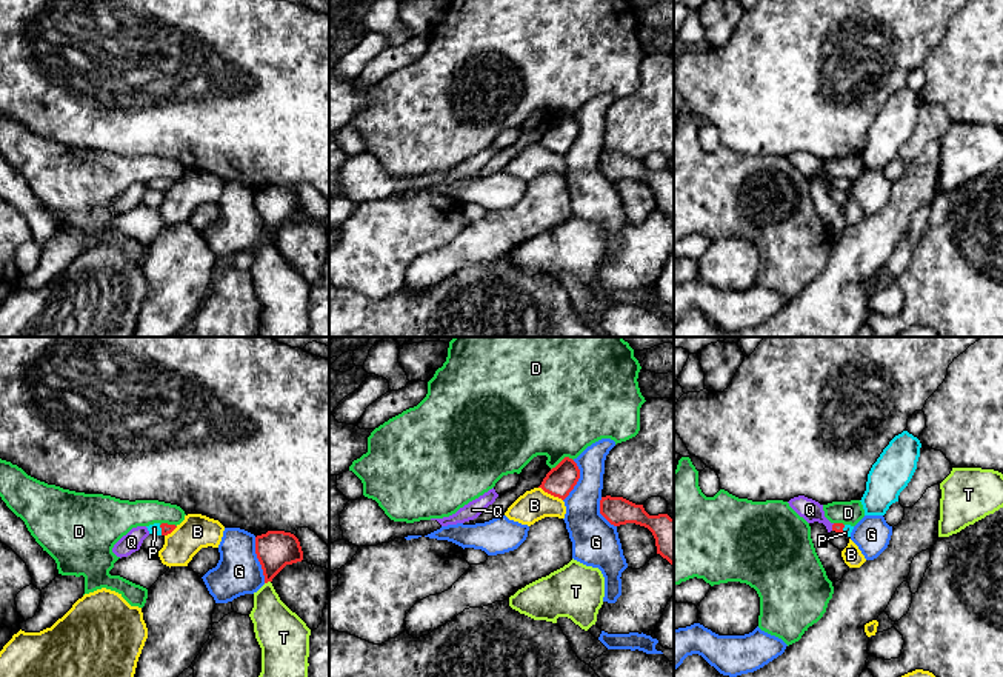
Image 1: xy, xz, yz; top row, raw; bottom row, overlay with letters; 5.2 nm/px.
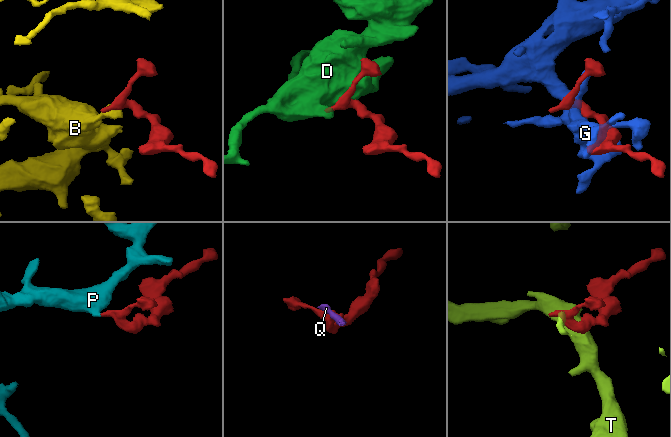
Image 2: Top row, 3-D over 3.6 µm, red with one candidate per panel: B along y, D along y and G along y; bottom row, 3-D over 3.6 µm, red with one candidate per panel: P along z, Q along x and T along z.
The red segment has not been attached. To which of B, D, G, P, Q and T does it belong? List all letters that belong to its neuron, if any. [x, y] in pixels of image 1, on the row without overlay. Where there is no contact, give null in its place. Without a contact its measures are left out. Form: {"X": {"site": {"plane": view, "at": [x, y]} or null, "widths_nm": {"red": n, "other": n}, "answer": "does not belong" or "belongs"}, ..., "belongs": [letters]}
{"B": {"site": {"plane": "xz", "at": [551, 150]}, "widths_nm": {"red": 160, "other": 160}, "answer": "does not belong"}, "D": {"site": {"plane": "xz", "at": [563, 114]}, "widths_nm": {"red": 160, "other": 480}, "answer": "does not belong"}, "G": {"site": {"plane": "xy", "at": [259, 216]}, "widths_nm": {"red": 200, "other": 240}, "answer": "does not belong"}, "P": {"site": {"plane": "xy", "at": [162, 185]}, "widths_nm": {"red": 50, "other": 50}, "answer": "belongs"}, "Q": {"site": {"plane": "yz", "at": [833, 182]}, "widths_nm": {"red": 50, "other": 110}, "answer": "does not belong"}, "T": {"site": {"plane": "xy", "at": [266, 237]}, "widths_nm": {"red": 200, "other": 240}, "answer": "does not belong"}, "belongs": ["P"]}

